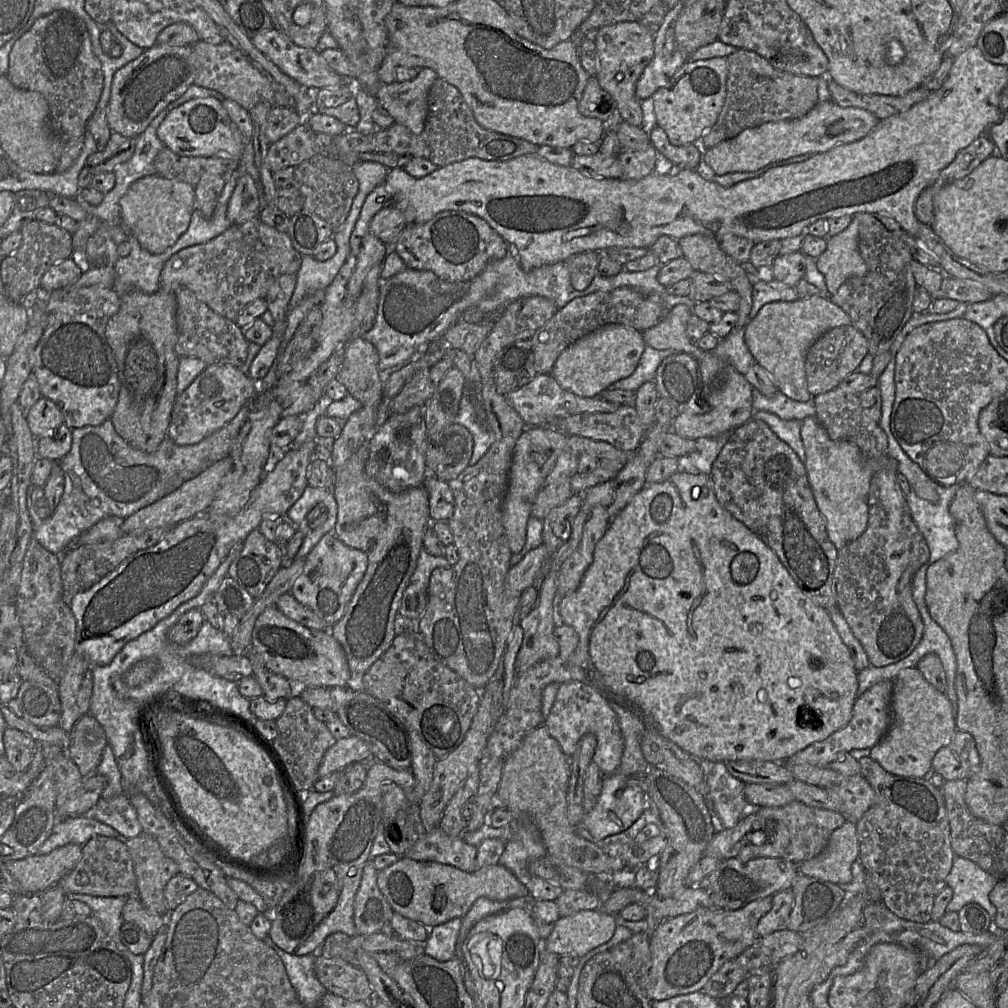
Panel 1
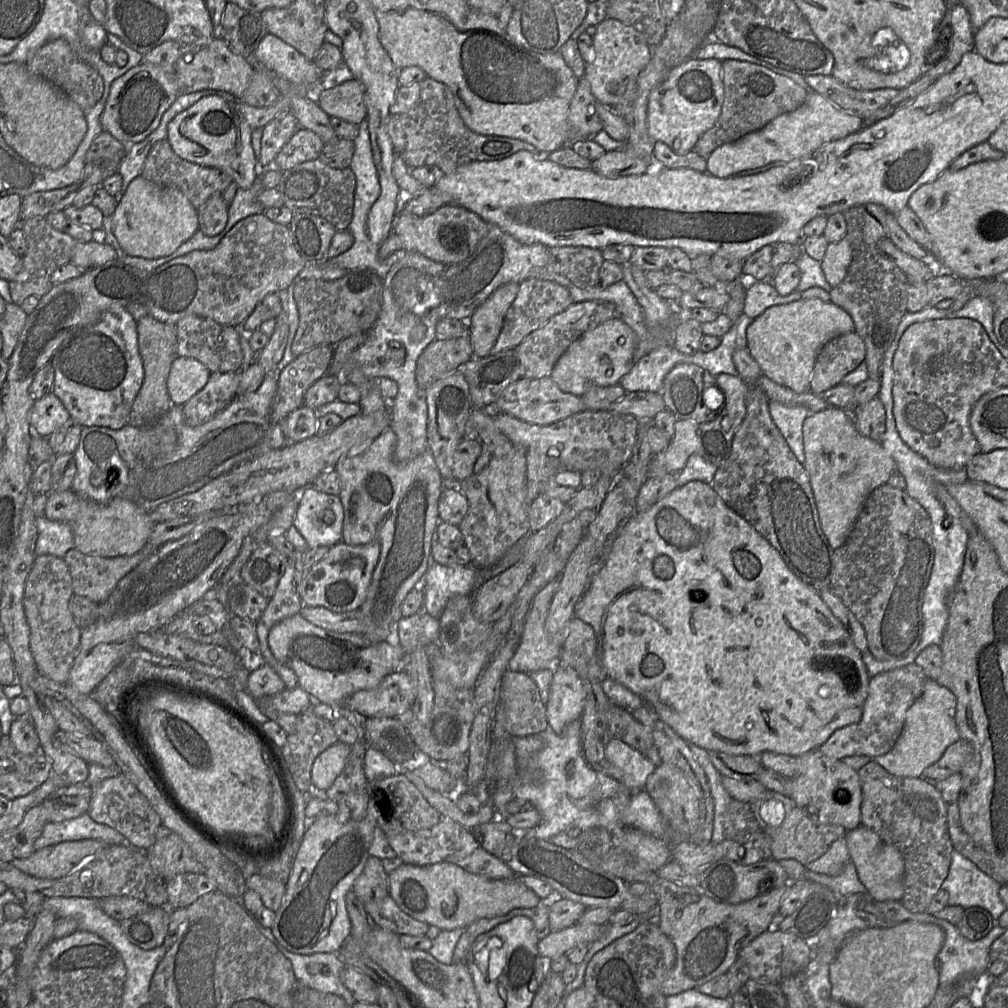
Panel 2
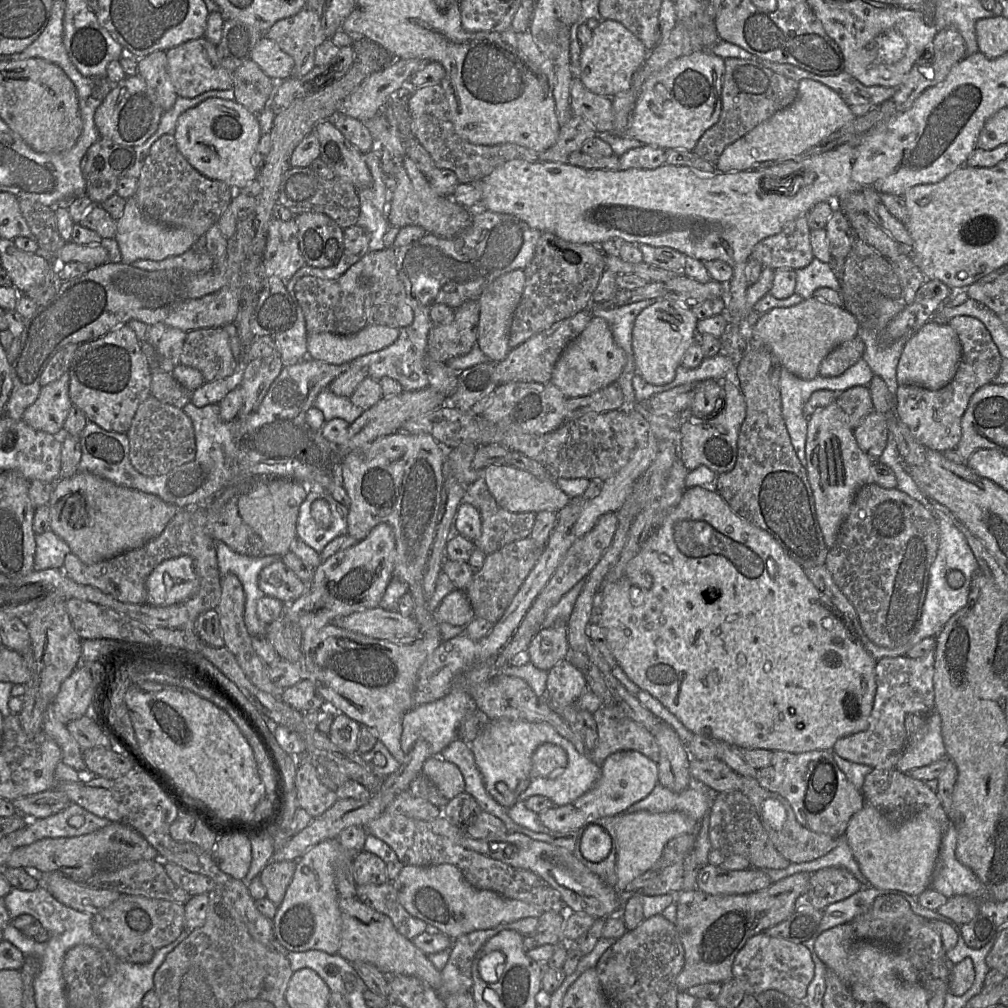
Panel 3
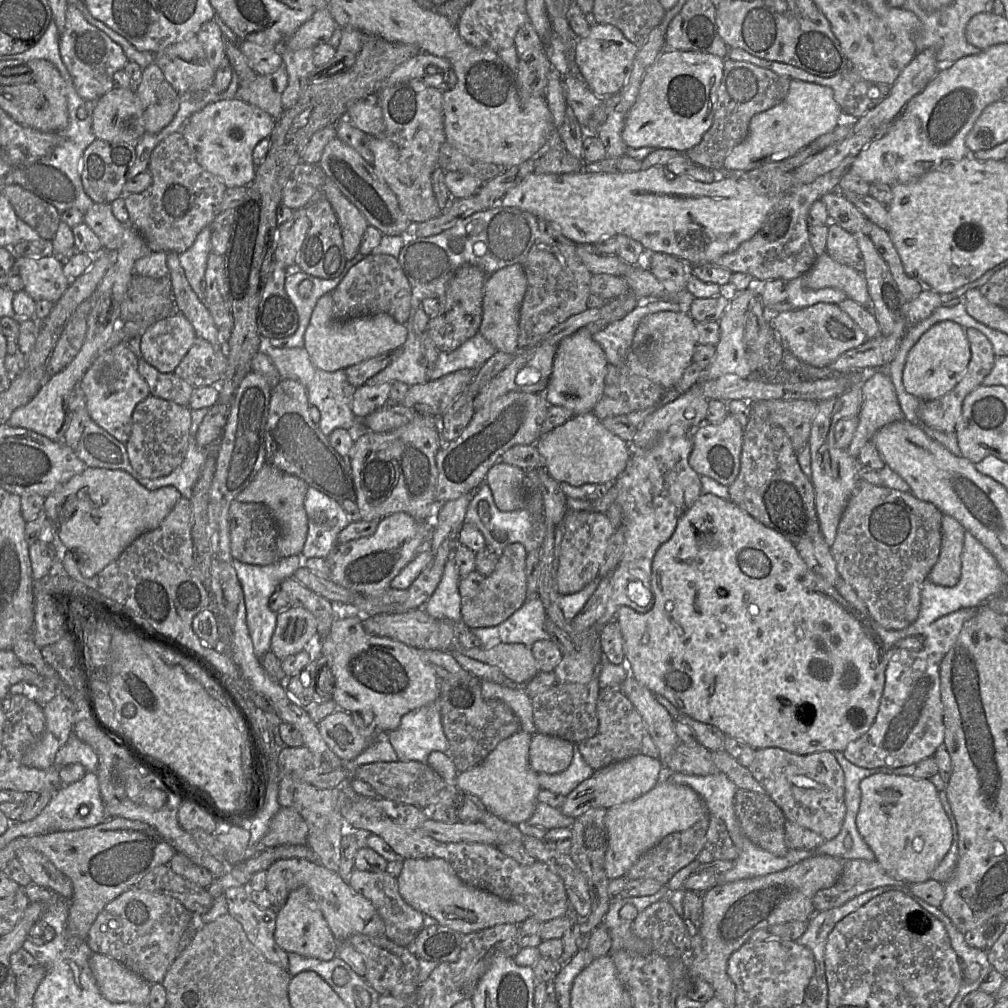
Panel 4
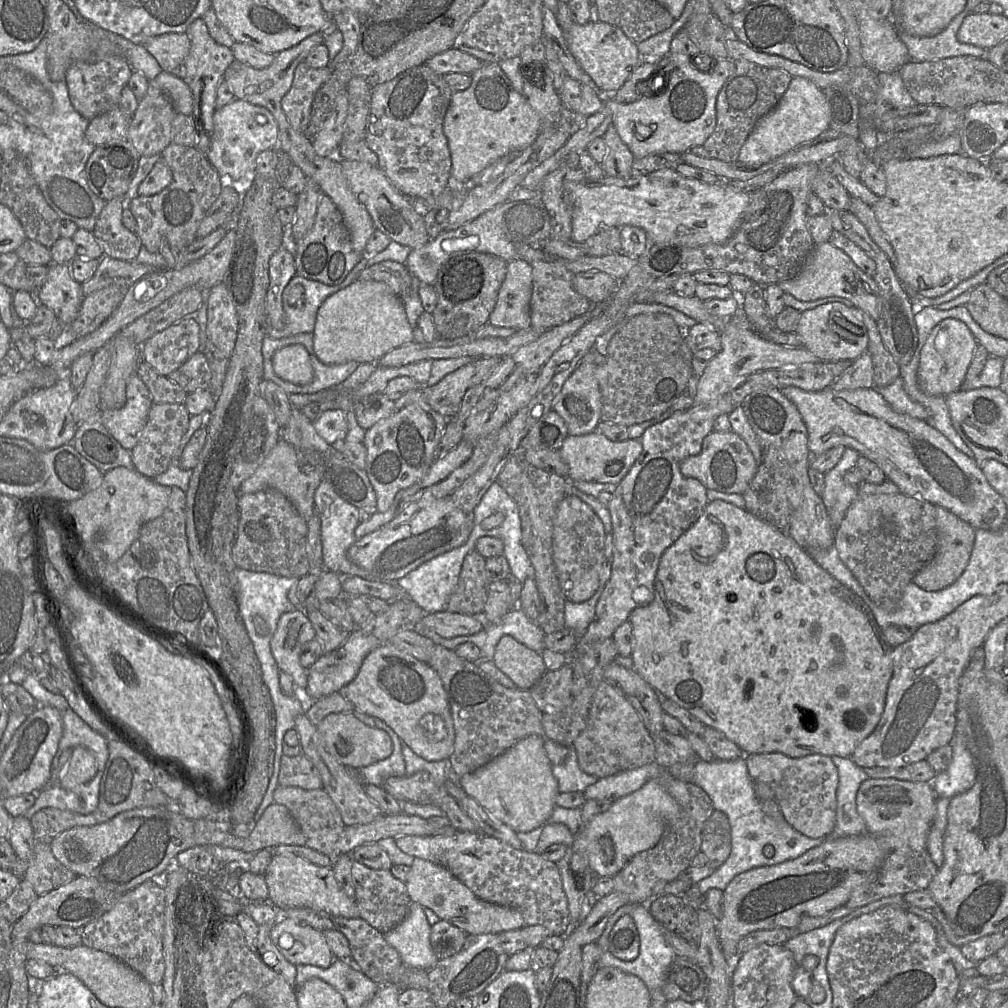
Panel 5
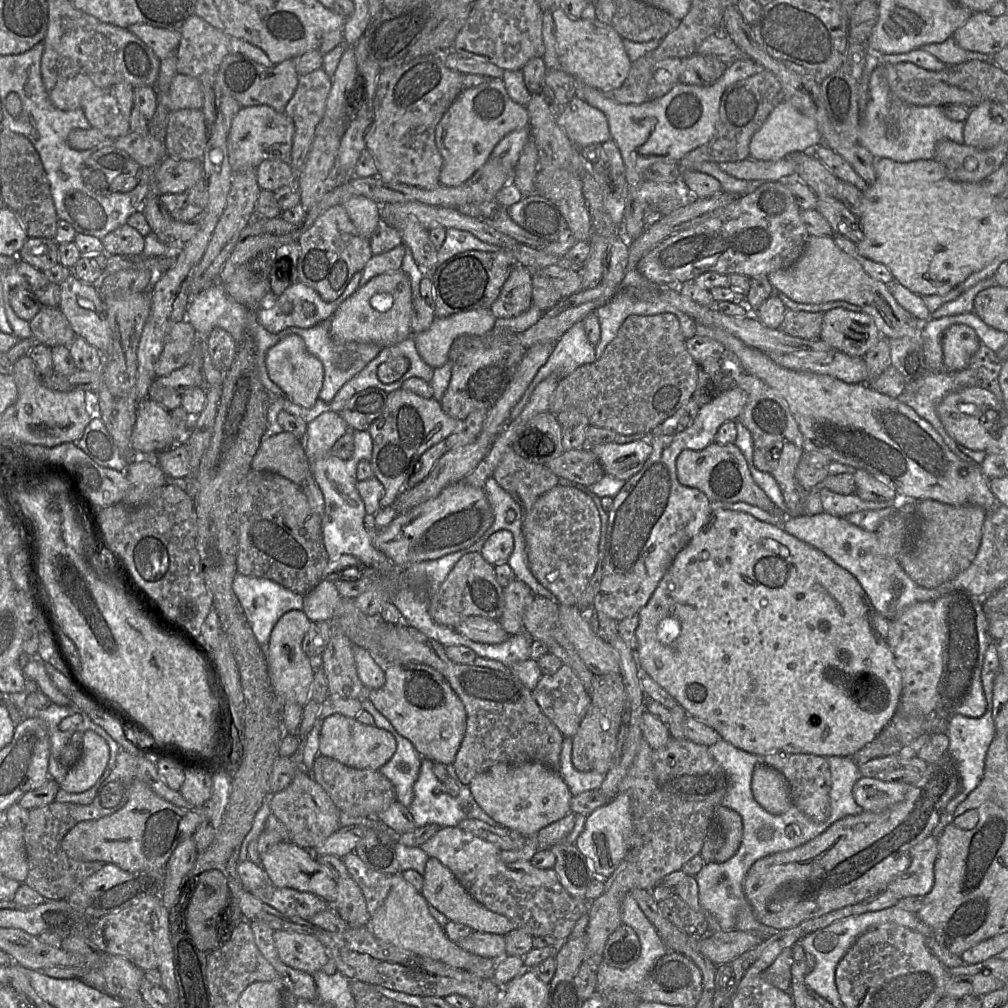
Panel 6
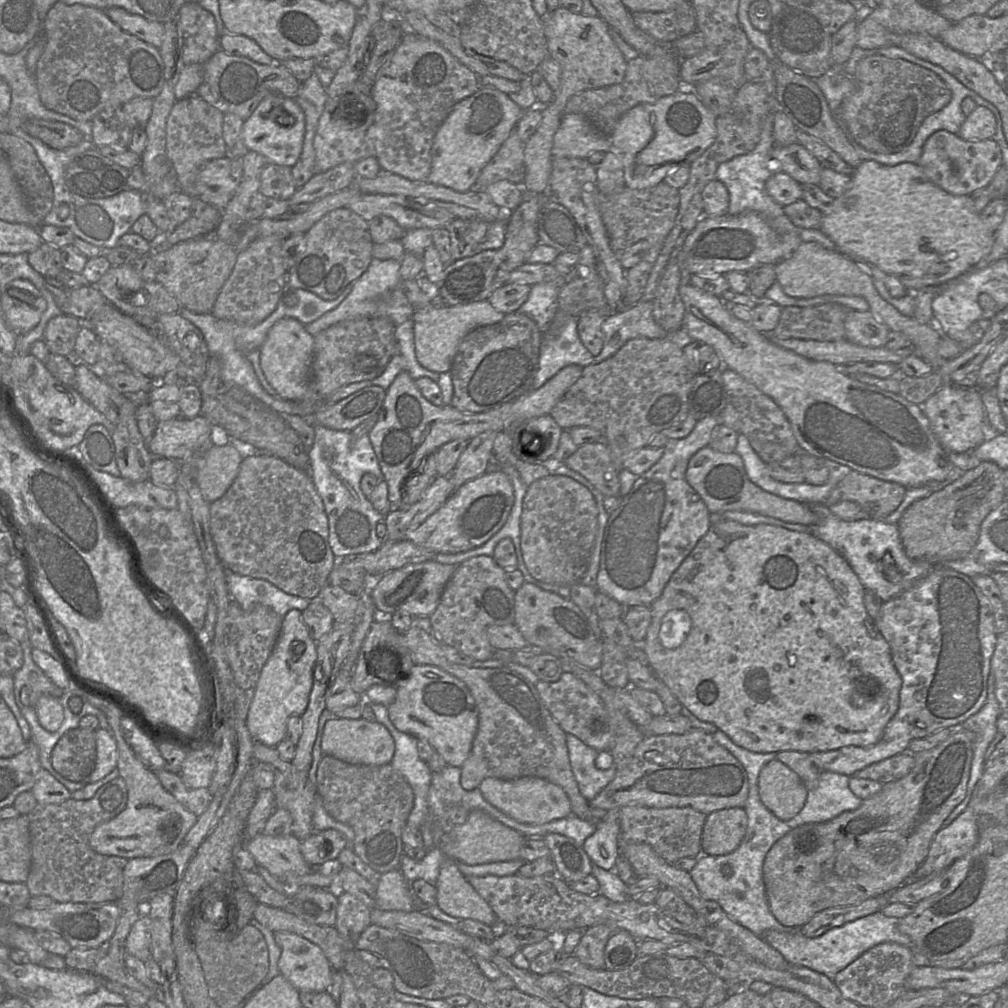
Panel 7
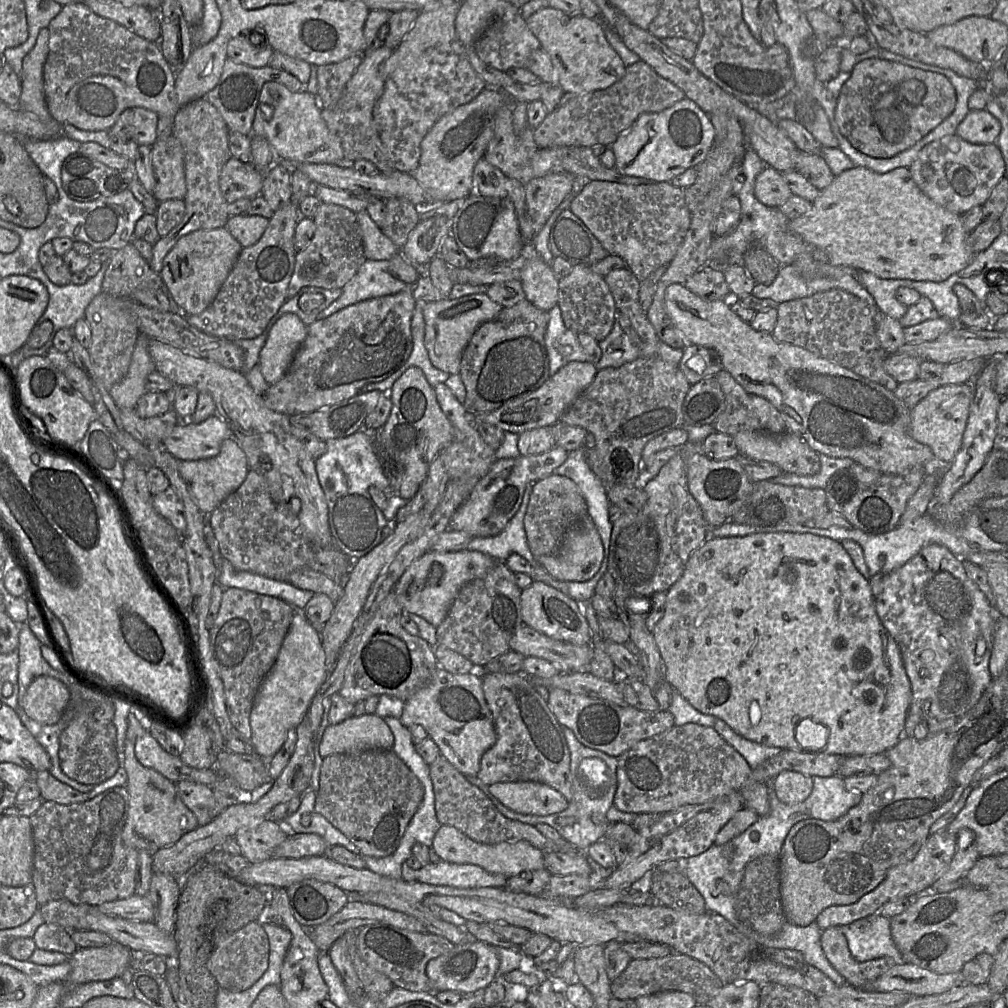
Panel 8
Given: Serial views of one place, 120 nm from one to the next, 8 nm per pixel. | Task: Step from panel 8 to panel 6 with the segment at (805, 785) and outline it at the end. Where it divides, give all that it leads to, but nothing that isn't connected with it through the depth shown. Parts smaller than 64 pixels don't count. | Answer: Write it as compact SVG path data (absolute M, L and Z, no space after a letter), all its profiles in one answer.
M760 763L752 775L755 800L769 813L781 815L794 804L785 776L773 767Z

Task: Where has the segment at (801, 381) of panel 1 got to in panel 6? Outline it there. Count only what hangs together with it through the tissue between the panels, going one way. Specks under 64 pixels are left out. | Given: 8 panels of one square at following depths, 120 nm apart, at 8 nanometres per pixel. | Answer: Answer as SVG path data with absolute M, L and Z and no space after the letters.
M845 308L824 312L819 339L833 349L853 357L863 357L882 337L866 313Z

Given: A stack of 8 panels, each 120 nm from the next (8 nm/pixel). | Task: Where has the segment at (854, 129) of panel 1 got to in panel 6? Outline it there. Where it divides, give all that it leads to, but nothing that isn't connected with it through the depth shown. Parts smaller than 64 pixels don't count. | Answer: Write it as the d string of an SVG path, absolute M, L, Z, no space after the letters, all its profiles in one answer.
M789 102L779 103L760 129L753 135L749 156L756 160L777 160L794 152L808 152L821 144L821 136L815 120L801 114Z

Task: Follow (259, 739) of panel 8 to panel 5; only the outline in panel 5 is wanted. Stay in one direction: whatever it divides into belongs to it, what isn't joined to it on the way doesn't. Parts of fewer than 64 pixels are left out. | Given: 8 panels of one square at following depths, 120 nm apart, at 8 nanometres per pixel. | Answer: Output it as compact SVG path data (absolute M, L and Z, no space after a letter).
M302 608L281 615L270 649L279 670L292 679L300 693L307 684L307 669L299 660L301 647L316 638L311 621Z

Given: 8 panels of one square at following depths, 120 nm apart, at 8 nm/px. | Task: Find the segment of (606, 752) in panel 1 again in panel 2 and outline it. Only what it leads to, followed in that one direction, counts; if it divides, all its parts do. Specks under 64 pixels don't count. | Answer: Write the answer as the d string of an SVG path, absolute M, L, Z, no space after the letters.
M554 667L549 700L548 726L561 733L572 721L581 718L587 699L585 681L572 668Z

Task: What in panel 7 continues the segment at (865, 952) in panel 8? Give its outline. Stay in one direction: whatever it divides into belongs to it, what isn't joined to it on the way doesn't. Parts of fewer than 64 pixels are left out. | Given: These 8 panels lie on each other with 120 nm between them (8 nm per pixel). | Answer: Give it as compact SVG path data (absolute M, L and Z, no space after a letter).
M878 911L840 927L832 928L815 938L807 938L800 932L789 933L770 930L764 934L763 939L781 953L788 963L810 968L826 975L833 981L838 972L846 968L864 952L885 942L894 942L909 948L913 952L912 960L914 967L932 966L927 957L918 951L914 942L899 931L898 923L898 918L888 917L881 911Z

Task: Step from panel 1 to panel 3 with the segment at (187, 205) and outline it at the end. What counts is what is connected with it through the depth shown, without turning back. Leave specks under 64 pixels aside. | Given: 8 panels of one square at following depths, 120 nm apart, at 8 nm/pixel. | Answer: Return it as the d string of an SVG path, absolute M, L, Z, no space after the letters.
M133 197L127 199L124 212L116 223L115 239L122 255L122 262L126 264L132 264L136 260L163 260L177 256L193 248L198 241L188 229L167 227L148 218Z

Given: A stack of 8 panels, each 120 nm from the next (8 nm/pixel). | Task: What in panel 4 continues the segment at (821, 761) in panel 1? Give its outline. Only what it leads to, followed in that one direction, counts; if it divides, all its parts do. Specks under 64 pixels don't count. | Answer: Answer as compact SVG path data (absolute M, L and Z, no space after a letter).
M978 606L961 608L931 623L922 634L924 643L920 650L914 651L897 647L890 647L887 650L885 684L877 715L869 730L857 740L850 742L842 752L849 762L867 769L895 769L933 757L943 744L945 734L940 692L940 663L956 642L963 625L972 619L978 610Z

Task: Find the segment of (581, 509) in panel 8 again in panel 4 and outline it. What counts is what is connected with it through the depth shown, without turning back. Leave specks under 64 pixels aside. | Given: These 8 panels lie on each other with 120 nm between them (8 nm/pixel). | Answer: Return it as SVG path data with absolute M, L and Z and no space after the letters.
M568 510L563 521L563 538L560 544L556 581L561 595L581 591L599 576L609 539L613 534L610 520L604 513Z

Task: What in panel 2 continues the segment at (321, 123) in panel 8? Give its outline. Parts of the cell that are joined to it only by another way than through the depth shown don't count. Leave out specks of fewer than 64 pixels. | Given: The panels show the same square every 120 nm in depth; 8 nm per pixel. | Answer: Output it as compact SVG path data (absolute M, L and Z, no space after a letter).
M209 95L201 98L186 110L177 114L168 124L167 140L173 151L182 159L189 162L220 169L229 174L240 189L249 189L256 177L257 158L251 145L252 129L241 114L234 101Z

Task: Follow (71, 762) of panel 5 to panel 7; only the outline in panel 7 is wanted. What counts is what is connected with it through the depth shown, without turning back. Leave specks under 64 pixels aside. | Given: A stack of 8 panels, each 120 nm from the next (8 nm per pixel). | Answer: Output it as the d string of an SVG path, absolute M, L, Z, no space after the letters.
M103 728L95 730L96 761L92 773L85 780L86 785L95 783L116 768L118 760L117 743L114 736Z

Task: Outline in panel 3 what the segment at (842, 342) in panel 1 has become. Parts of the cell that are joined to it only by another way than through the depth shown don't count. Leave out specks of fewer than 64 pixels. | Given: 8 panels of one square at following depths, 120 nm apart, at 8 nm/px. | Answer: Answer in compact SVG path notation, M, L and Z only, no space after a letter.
M857 336L836 346L821 362L818 375L837 377L863 356L864 343Z

